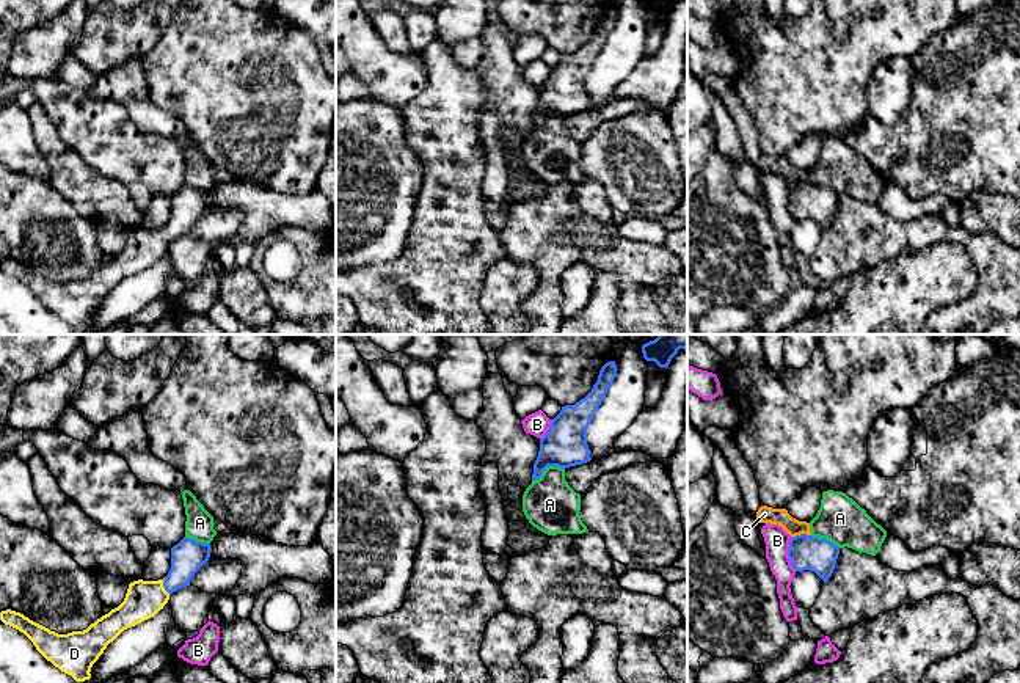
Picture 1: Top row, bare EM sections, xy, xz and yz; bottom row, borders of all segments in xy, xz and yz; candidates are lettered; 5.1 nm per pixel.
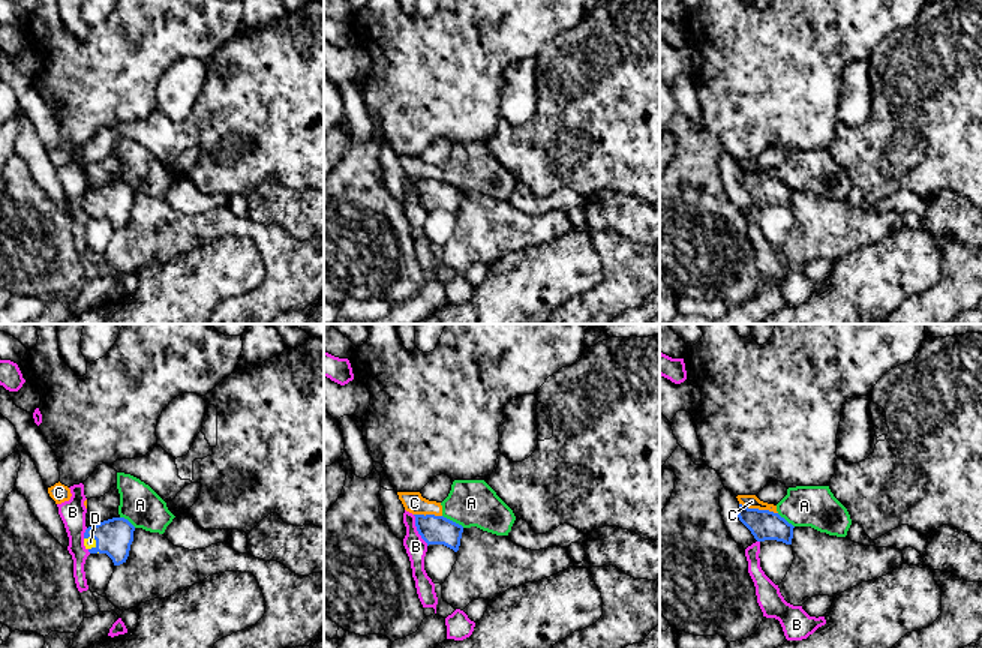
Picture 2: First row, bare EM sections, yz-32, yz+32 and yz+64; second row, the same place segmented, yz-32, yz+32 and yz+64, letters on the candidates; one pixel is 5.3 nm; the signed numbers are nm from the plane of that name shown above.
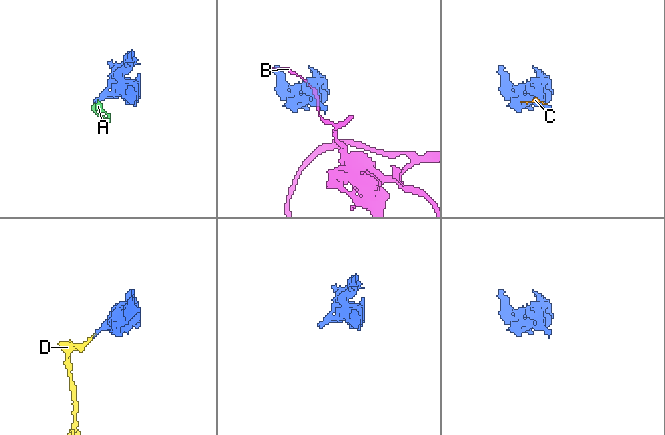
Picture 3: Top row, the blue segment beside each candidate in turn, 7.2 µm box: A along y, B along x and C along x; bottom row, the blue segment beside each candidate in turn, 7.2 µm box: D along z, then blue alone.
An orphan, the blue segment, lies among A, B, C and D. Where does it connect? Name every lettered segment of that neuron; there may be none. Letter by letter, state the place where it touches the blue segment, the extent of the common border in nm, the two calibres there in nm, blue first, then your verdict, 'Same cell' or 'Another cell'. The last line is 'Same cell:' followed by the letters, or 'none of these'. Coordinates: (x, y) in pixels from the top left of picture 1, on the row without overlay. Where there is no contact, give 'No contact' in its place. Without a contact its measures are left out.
A: Touches blue at xz (546, 115). Shared border 180 nm. Thickness 220 nm (blue) against 280 nm. Another cell
B: Touches blue at yz (788, 203). Shared border 180 nm. Thickness 180 nm (blue) against 130 nm. Another cell
C: Touches blue at yz (801, 182). Shared border 110 nm. Thickness 180 nm (blue) against 90 nm. Another cell
D: Touches blue at xy (163, 234). Shared border 90 nm. Thickness 170 nm (blue) against 190 nm. Same cell
Same cell: D

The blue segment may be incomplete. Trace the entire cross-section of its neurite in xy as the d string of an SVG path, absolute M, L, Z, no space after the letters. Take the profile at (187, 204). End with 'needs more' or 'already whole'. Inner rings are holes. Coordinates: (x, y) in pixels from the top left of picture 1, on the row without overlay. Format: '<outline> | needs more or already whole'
M184 185L171 196L171 217L158 229L133 229L124 250L97 267L83 279L58 283L30 268L20 261L6 257L0 268L24 281L36 298L75 330L91 327L91 316L124 278L154 265L177 237L190 234L195 221L209 209L210 192Z | needs more

